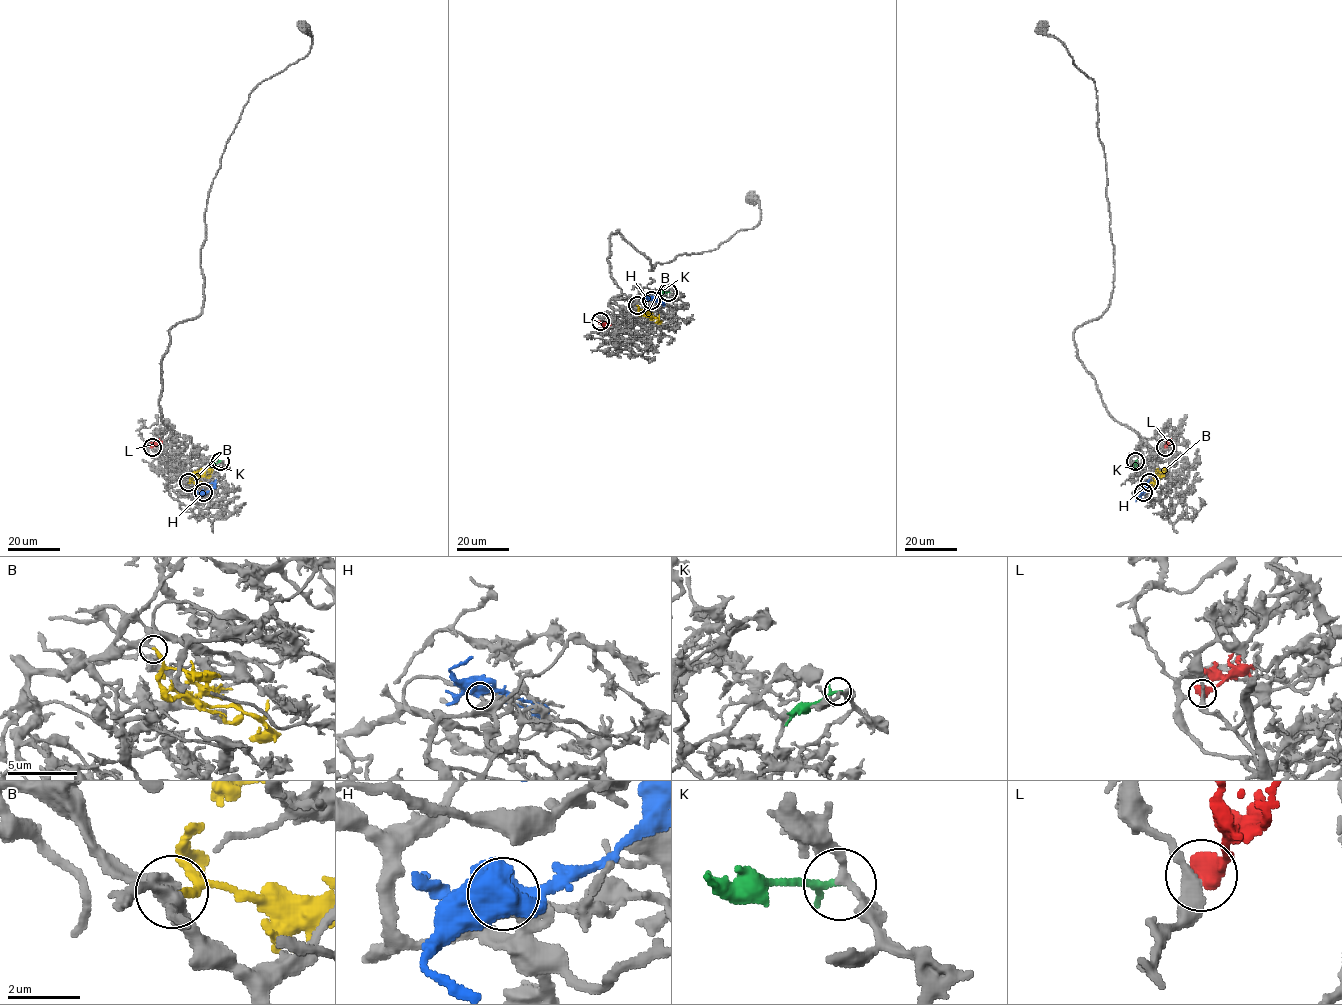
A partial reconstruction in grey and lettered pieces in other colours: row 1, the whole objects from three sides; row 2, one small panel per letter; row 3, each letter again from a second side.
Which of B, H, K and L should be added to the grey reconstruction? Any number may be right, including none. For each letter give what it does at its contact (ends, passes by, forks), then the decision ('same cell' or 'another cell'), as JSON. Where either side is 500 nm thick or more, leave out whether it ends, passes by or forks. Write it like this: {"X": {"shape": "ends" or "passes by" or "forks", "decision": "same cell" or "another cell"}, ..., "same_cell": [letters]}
{"B": {"shape": "ends", "decision": "same cell"}, "H": {"decision": "another cell"}, "K": {"shape": "ends", "decision": "another cell"}, "L": {"decision": "same cell"}, "same_cell": ["B", "L"]}

